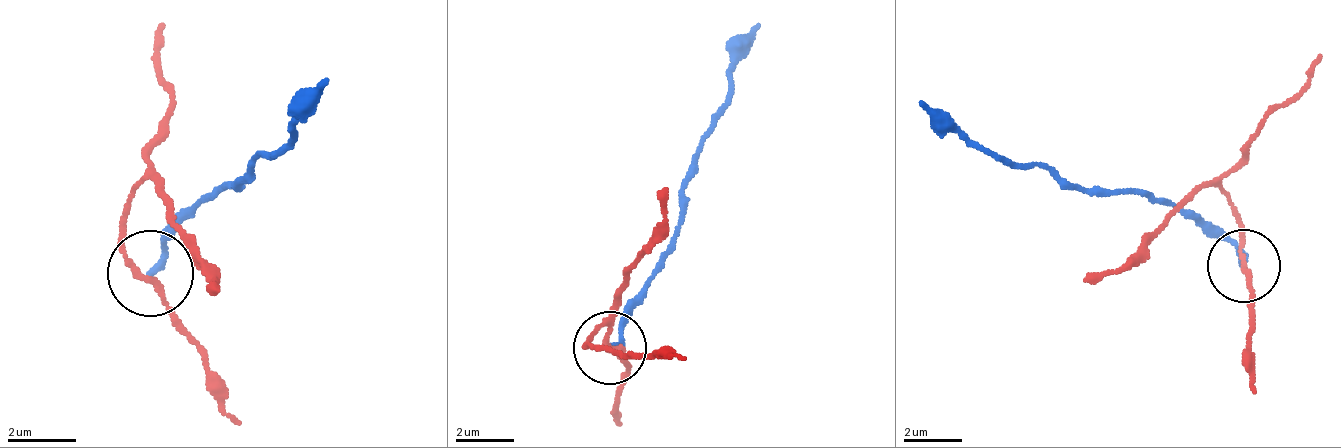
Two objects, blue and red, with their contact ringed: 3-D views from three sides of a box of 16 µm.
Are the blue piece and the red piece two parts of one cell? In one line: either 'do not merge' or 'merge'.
do not merge

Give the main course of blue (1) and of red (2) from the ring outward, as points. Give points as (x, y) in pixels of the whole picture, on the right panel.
1: (1245, 264), (1143, 191), (1085, 191), (1012, 169), (947, 133), (918, 104)
2: (1245, 271), (1238, 242), (1238, 220), (1230, 198), (1201, 184), (1114, 271), (1085, 278)

